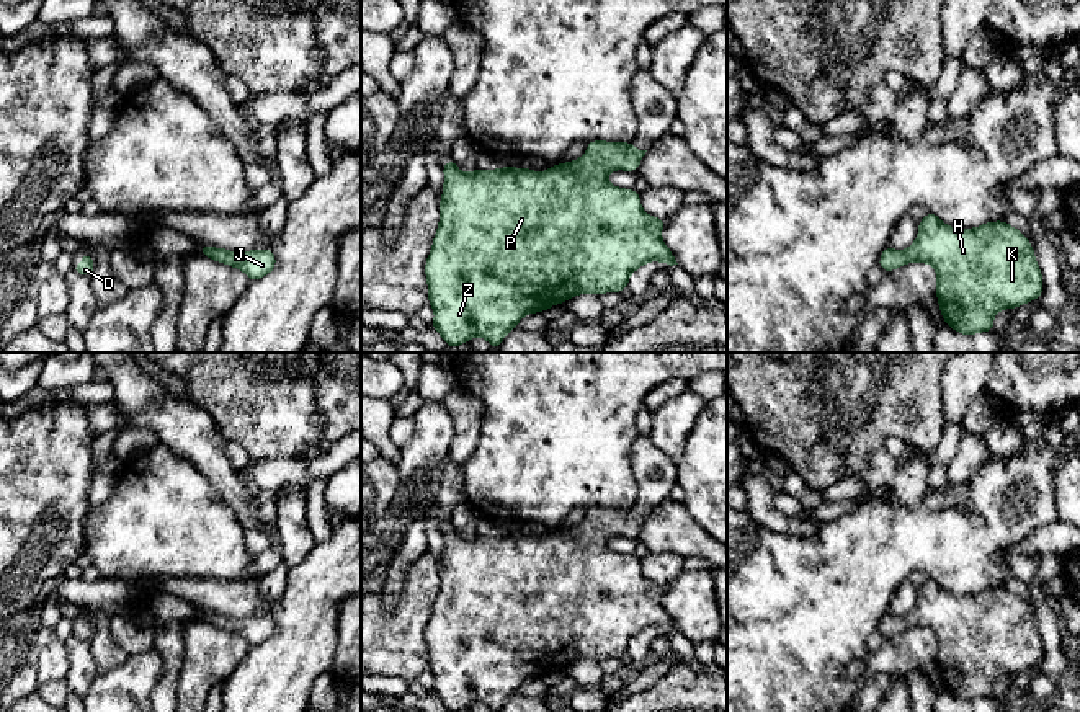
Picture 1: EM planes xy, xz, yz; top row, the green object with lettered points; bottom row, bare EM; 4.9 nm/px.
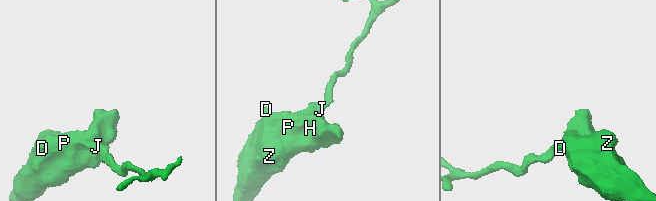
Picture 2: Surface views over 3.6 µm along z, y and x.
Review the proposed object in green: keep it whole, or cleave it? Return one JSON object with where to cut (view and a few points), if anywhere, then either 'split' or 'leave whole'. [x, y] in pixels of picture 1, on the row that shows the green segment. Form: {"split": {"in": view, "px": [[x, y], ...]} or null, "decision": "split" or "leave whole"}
{"split": null, "decision": "leave whole"}

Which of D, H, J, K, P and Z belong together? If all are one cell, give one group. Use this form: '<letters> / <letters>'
D H J K P Z

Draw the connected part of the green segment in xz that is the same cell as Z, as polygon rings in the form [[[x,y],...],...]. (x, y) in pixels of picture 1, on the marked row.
[[[591,140],[587,144],[587,154],[573,162],[559,163],[547,168],[542,173],[536,173],[531,168],[503,167],[497,170],[474,170],[462,173],[457,170],[457,163],[449,157],[449,163],[443,165],[444,185],[443,196],[440,199],[440,225],[433,237],[433,247],[425,263],[425,274],[428,283],[428,304],[435,310],[435,320],[431,327],[441,335],[449,348],[457,348],[474,336],[485,338],[493,349],[497,349],[502,340],[513,330],[518,322],[534,312],[544,312],[556,304],[567,302],[578,294],[623,292],[627,287],[629,276],[649,261],[662,261],[665,265],[678,265],[670,248],[662,240],[662,229],[665,219],[652,217],[640,207],[640,194],[634,189],[618,188],[608,181],[608,173],[614,170],[636,171],[647,150],[637,150],[631,142],[605,142]]]

